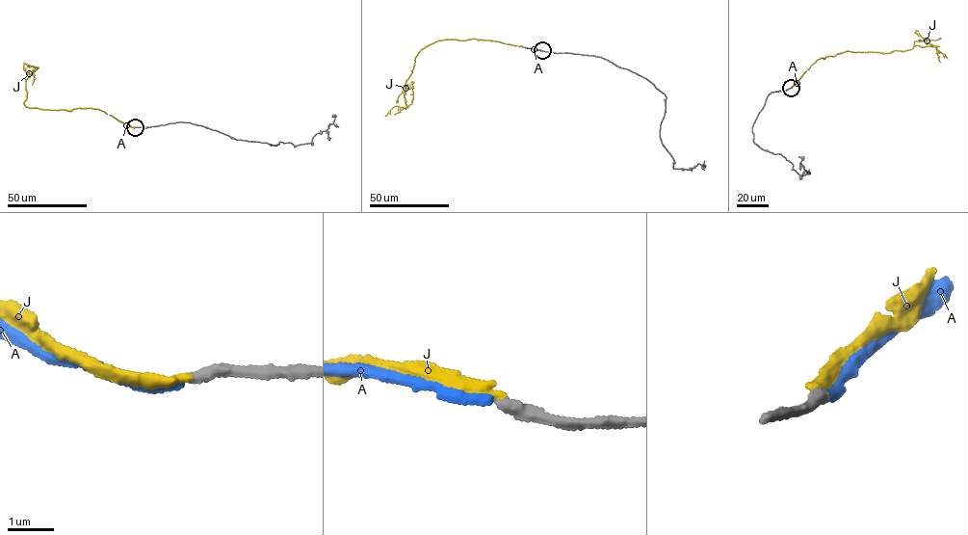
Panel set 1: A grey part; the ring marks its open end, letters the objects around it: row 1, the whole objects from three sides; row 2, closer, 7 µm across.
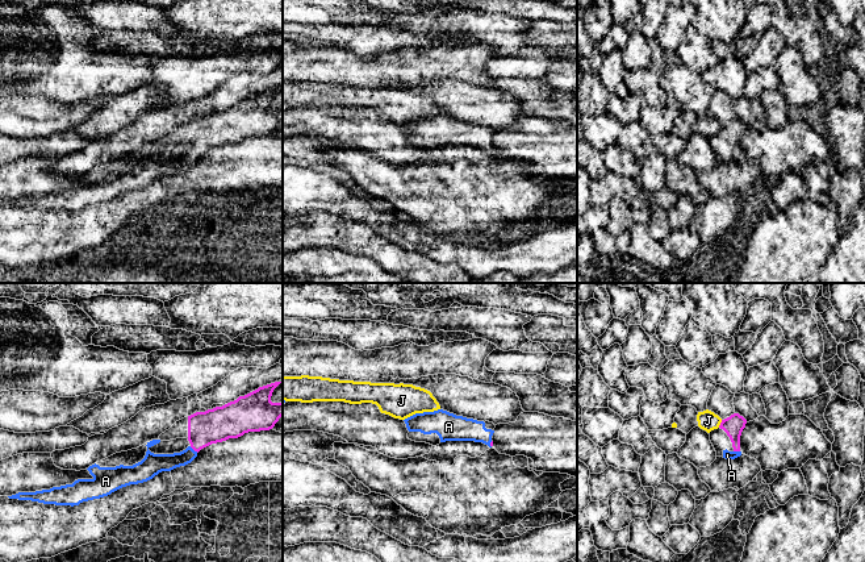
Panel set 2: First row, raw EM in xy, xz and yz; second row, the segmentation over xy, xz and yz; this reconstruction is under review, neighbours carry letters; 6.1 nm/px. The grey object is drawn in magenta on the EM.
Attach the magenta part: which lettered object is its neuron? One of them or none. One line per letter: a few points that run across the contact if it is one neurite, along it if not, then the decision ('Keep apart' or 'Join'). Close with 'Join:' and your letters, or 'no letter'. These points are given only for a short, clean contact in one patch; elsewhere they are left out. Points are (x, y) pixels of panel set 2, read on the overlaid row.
A: Line: xy (214, 425), (193, 449), (183, 458), (155, 463). Join
J: Line: yz (722, 420), (718, 427). Keep apart
Join: A

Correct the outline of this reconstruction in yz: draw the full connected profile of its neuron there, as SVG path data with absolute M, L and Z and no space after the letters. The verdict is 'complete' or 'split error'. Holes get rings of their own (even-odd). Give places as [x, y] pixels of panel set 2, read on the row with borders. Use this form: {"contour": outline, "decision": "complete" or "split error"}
{"contour": "M734 413L730 417L722 420L719 428L723 429L732 442L732 451L727 449L723 450L723 458L735 459L741 455L740 451L740 436L743 429L745 428L747 420L739 413Z", "decision": "split error"}

